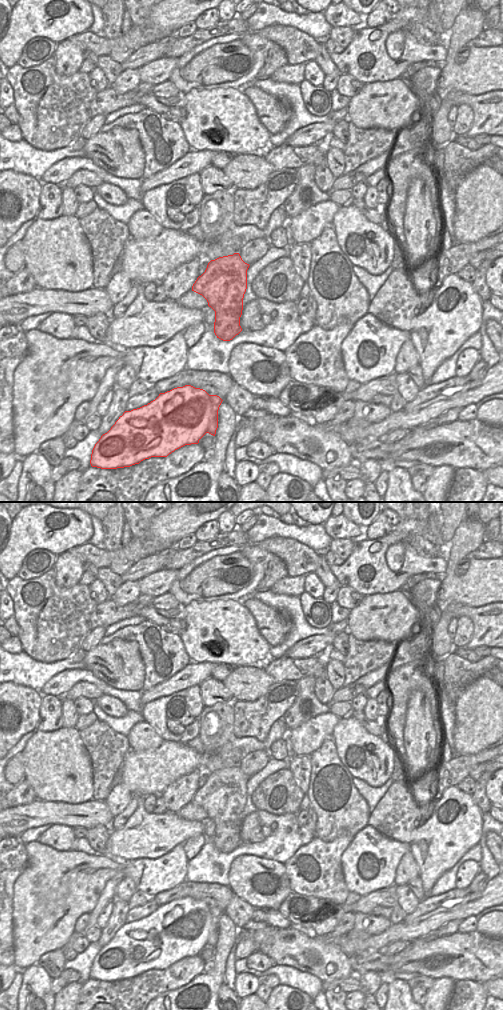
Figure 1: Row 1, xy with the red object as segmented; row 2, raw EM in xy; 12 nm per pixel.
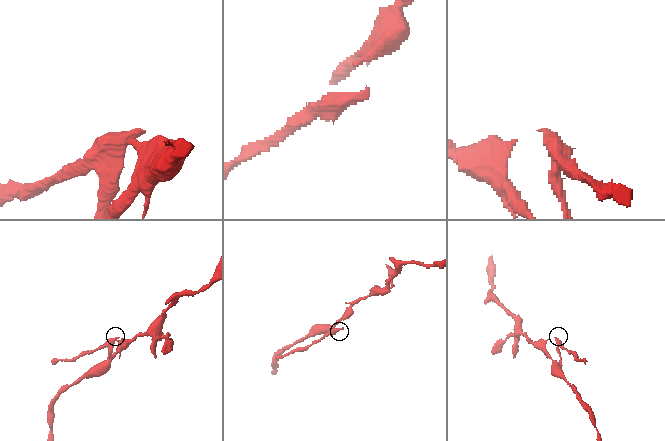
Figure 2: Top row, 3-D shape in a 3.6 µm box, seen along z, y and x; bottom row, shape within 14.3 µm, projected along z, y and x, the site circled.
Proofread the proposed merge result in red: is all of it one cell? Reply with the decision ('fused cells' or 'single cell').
fused cells

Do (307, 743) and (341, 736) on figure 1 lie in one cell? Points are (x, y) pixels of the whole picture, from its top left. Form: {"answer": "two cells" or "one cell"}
{"answer": "two cells"}

